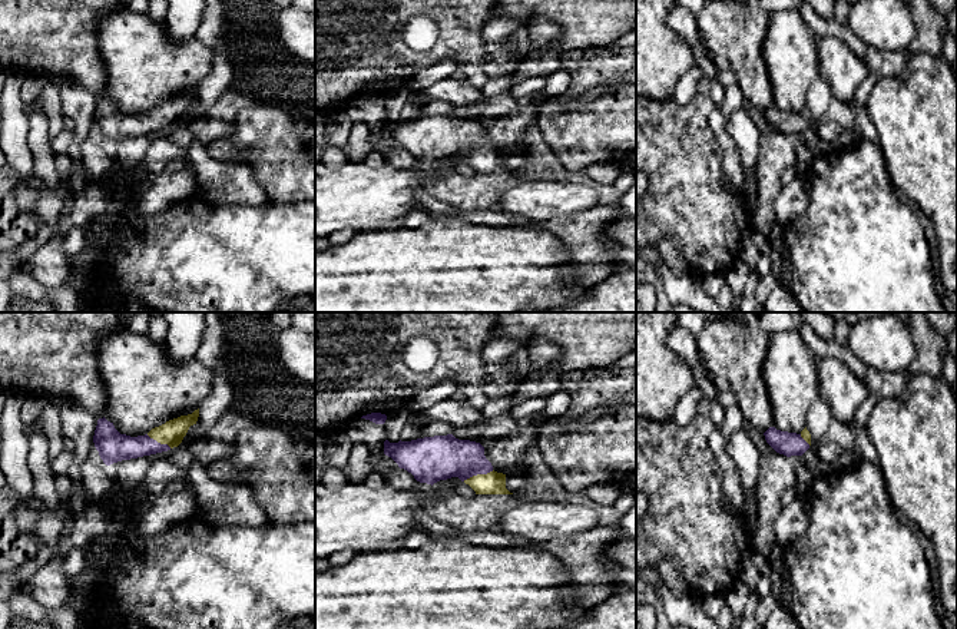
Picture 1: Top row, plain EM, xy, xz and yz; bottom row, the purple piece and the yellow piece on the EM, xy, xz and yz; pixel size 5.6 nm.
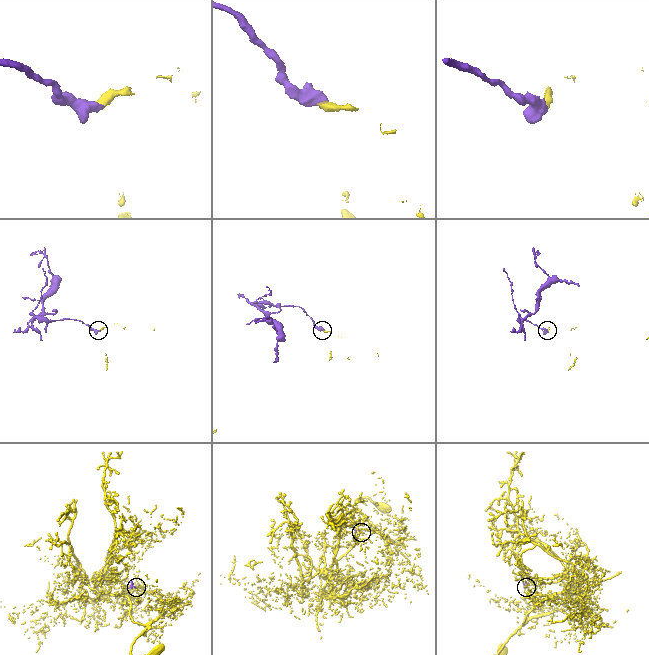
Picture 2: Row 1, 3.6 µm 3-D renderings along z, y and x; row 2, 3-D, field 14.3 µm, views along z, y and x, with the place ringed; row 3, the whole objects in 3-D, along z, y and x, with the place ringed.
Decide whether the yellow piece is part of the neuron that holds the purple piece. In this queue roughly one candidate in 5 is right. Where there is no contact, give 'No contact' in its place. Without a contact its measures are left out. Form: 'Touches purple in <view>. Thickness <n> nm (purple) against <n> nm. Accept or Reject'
Touches purple in xz. Thickness 260 nm (purple) against 130 nm. Accept

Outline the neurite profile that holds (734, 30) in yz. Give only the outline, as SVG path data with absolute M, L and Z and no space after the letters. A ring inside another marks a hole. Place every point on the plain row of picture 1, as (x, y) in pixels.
M712 0L696 14L709 56L736 75L745 100L764 112L774 106L764 60L771 13L761 9L758 0Z

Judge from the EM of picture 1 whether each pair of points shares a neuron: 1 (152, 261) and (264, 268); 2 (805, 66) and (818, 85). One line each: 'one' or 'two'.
1: one
2: two

